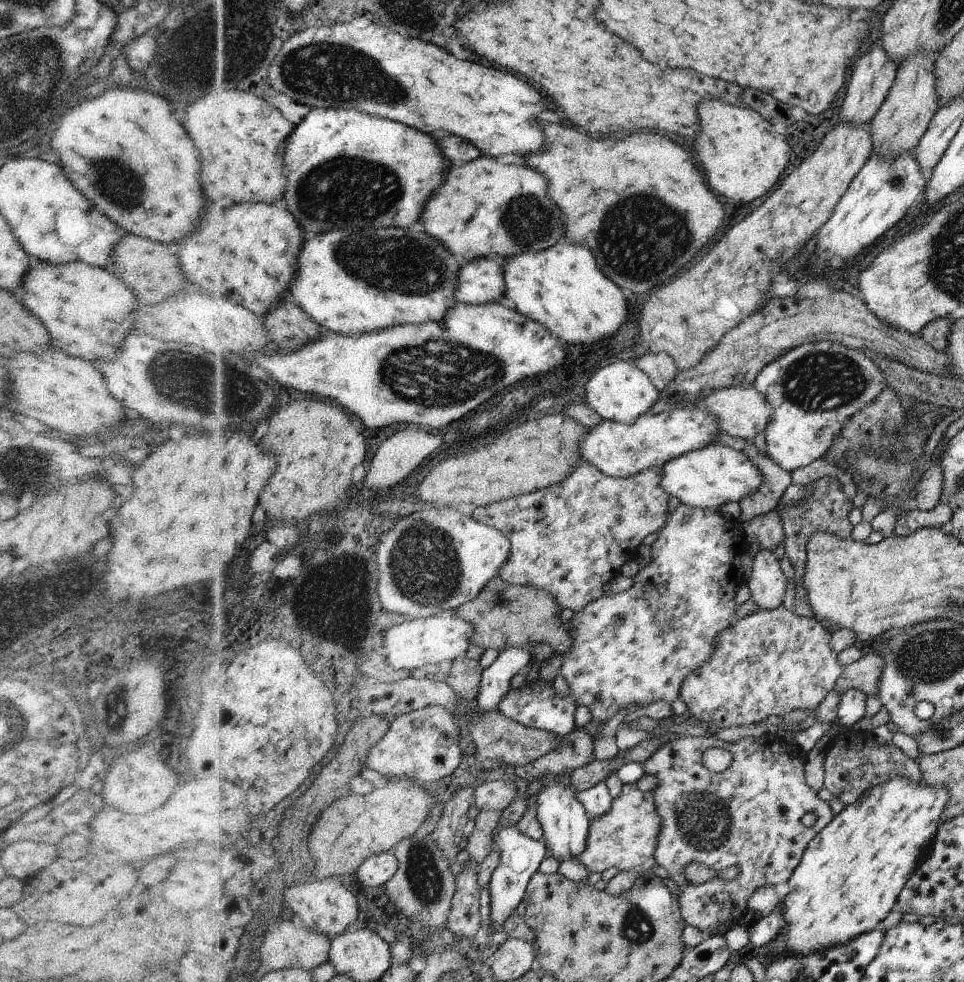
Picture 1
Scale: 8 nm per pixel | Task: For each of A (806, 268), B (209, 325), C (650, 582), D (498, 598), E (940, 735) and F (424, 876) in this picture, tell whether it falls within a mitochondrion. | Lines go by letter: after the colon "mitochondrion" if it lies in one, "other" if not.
A: other
B: other
C: other
D: mitochondrion
E: mitochondrion
F: mitochondrion

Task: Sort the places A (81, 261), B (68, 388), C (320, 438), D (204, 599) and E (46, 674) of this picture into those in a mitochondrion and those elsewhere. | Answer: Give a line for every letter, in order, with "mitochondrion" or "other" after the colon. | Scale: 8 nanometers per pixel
A: other
B: other
C: other
D: other
E: other

